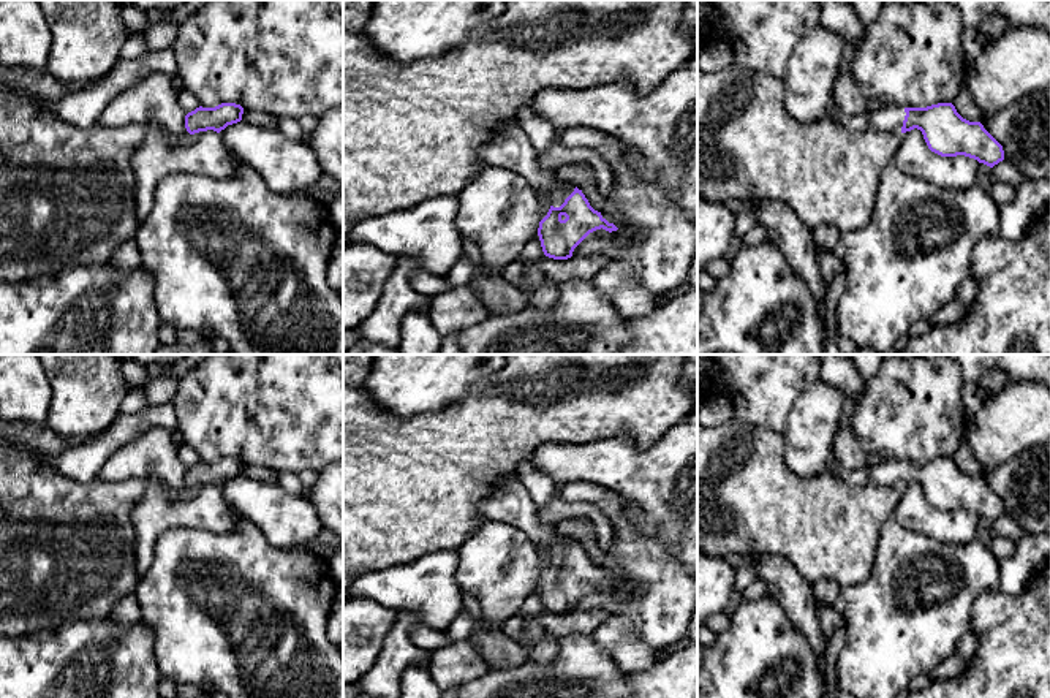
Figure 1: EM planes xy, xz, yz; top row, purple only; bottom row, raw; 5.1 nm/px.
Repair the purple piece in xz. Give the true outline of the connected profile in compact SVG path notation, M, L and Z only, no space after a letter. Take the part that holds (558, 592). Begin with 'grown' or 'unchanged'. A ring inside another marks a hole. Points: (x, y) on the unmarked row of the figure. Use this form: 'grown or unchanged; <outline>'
grown; M517 473L500 480L479 503L485 521L506 522L522 530L538 549L550 556L547 570L539 576L538 590L546 611L568 614L574 603L593 586L618 582L595 565L582 544L561 537L553 525L544 525L527 487Z

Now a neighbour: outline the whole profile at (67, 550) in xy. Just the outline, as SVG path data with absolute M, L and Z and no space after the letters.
M0 437L0 636L6 638L106 617L139 581L131 513L149 483L77 483L44 465L41 454Z

